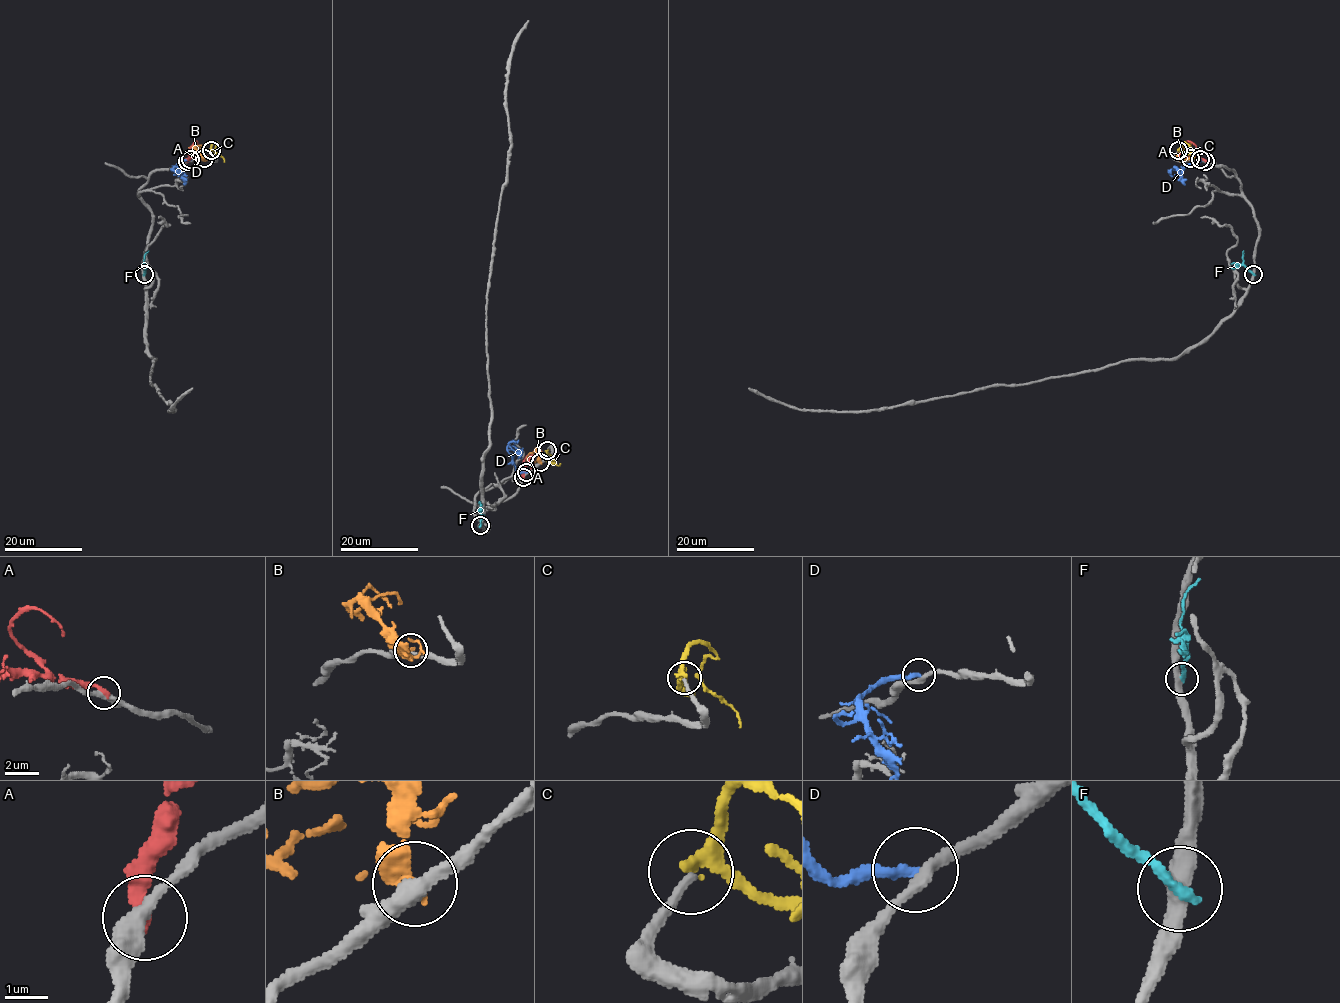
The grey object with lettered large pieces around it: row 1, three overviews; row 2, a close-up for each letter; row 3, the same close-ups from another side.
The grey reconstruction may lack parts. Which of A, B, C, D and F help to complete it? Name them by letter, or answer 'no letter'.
no letter

